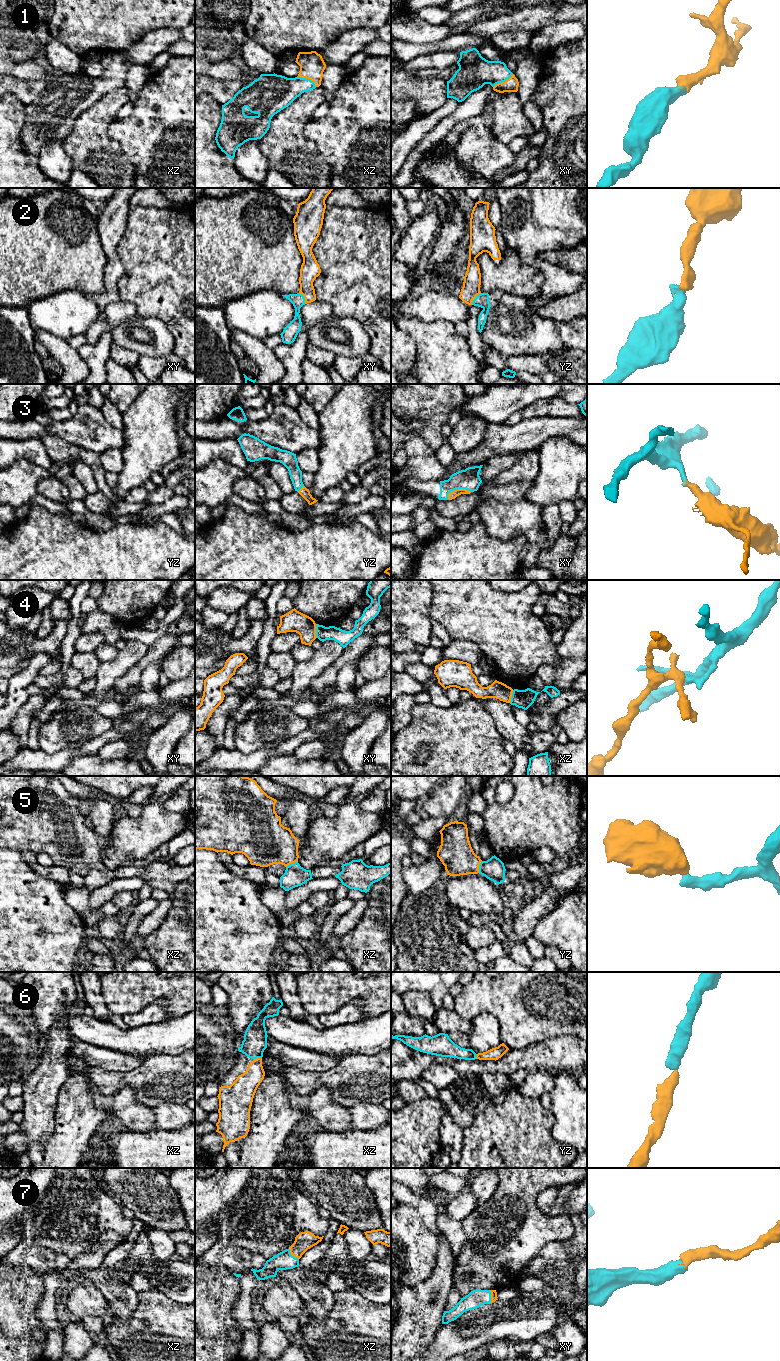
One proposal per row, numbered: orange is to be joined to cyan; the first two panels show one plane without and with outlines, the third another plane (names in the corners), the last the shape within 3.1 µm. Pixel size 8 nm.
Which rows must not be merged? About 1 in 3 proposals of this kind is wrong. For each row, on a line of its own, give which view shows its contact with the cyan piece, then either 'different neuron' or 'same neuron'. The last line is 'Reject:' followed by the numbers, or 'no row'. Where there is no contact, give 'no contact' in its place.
1: xz | same neuron
2: yz | same neuron
3: xy | same neuron
4: xy | different neuron
5: yz | same neuron
6: xz | same neuron
7: xz | same neuron
Reject: 4

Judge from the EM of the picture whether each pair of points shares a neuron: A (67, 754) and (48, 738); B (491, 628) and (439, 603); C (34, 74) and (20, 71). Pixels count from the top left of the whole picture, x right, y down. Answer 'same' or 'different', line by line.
A: different
B: same
C: same

